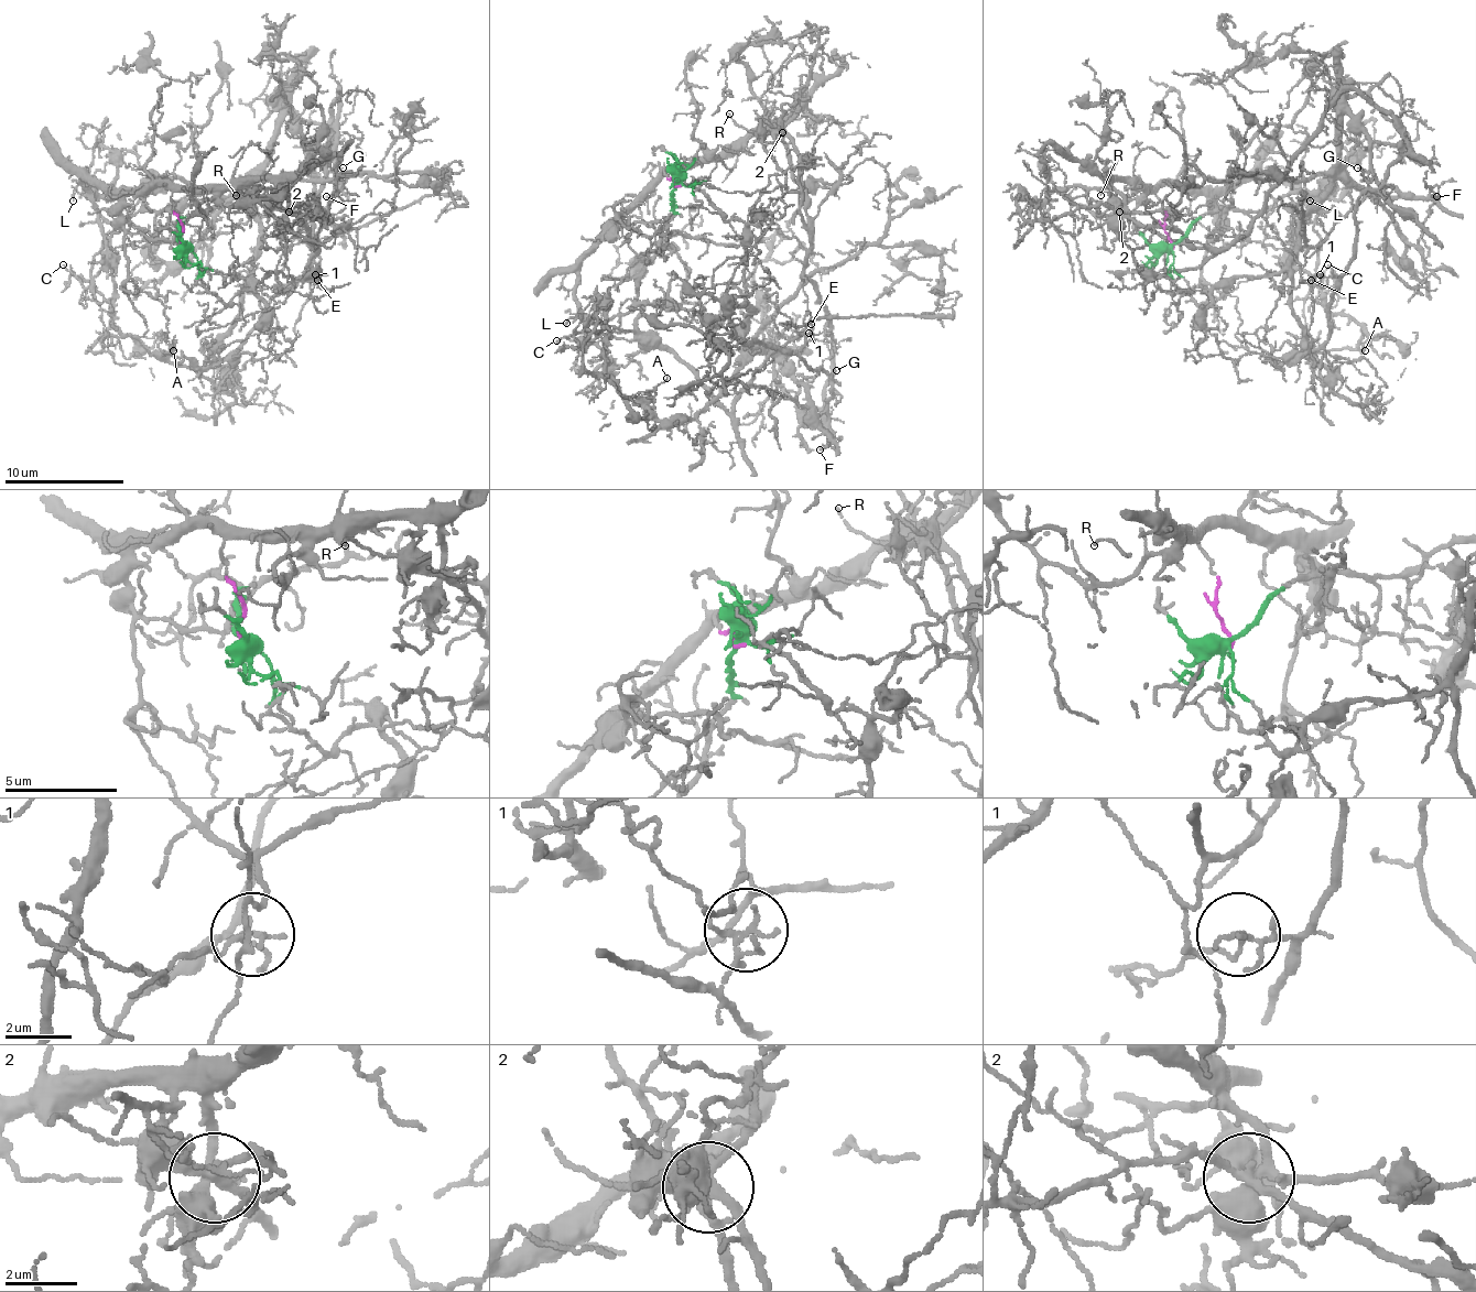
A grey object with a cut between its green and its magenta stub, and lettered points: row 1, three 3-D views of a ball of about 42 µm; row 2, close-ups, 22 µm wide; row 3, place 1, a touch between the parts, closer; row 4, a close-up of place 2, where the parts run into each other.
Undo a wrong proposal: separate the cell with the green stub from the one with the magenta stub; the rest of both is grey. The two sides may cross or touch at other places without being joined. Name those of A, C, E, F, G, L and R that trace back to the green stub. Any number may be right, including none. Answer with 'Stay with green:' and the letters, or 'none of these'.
Stay with green: C, E, F, G, R

